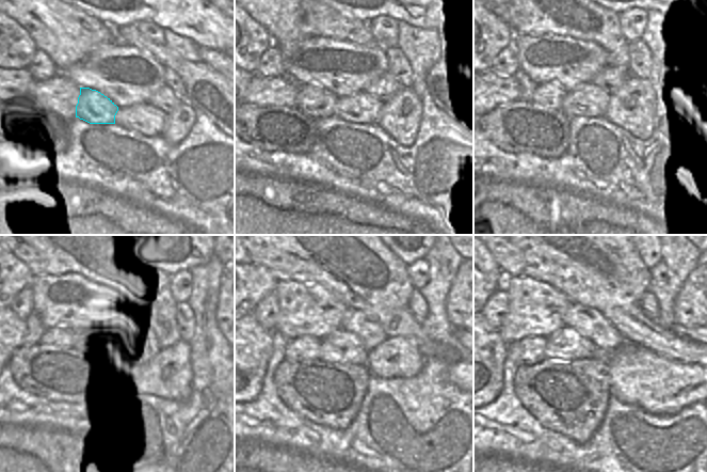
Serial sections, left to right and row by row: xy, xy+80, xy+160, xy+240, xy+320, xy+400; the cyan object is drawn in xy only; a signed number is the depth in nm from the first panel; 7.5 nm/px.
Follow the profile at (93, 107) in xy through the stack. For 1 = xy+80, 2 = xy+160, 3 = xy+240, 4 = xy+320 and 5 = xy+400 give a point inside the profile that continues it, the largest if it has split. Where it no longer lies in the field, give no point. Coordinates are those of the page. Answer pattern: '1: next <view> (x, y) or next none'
1: next xy+80 (314, 100)
2: next xy+160 (550, 95)
3: next xy+240 (65, 336)
4: next xy+320 (303, 348)
5: next xy+400 (529, 350)

